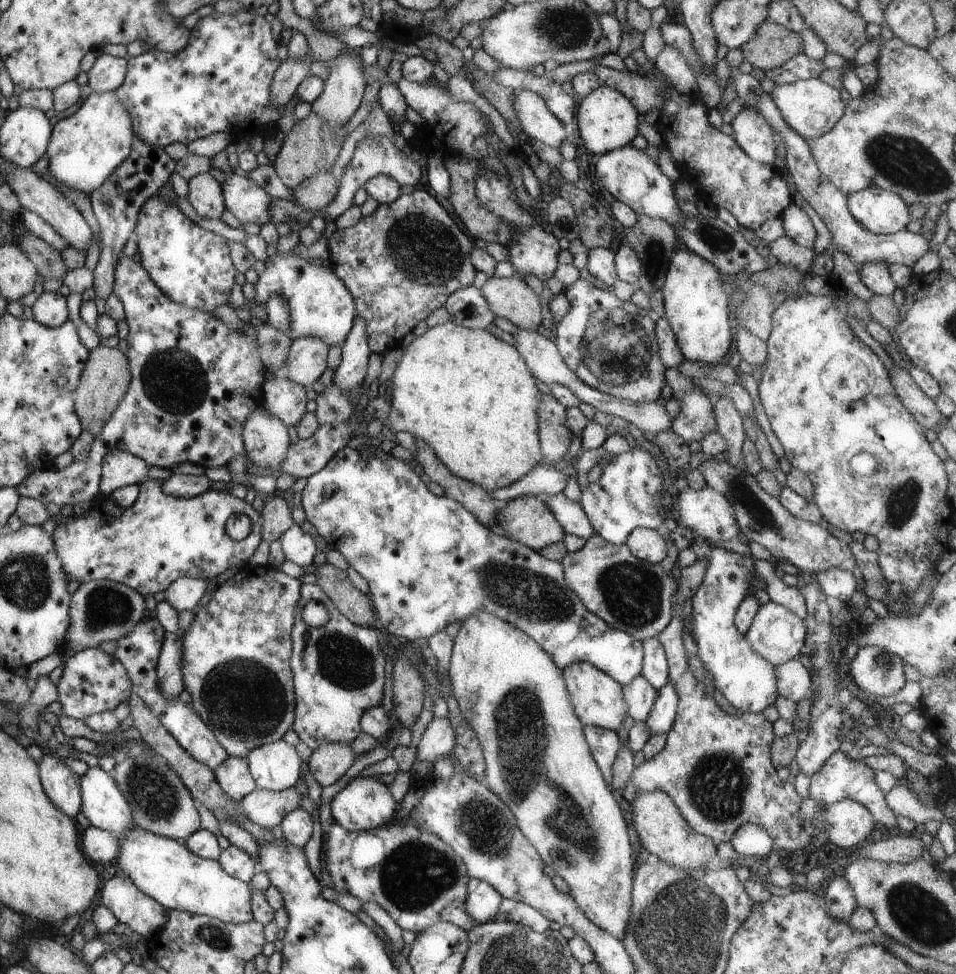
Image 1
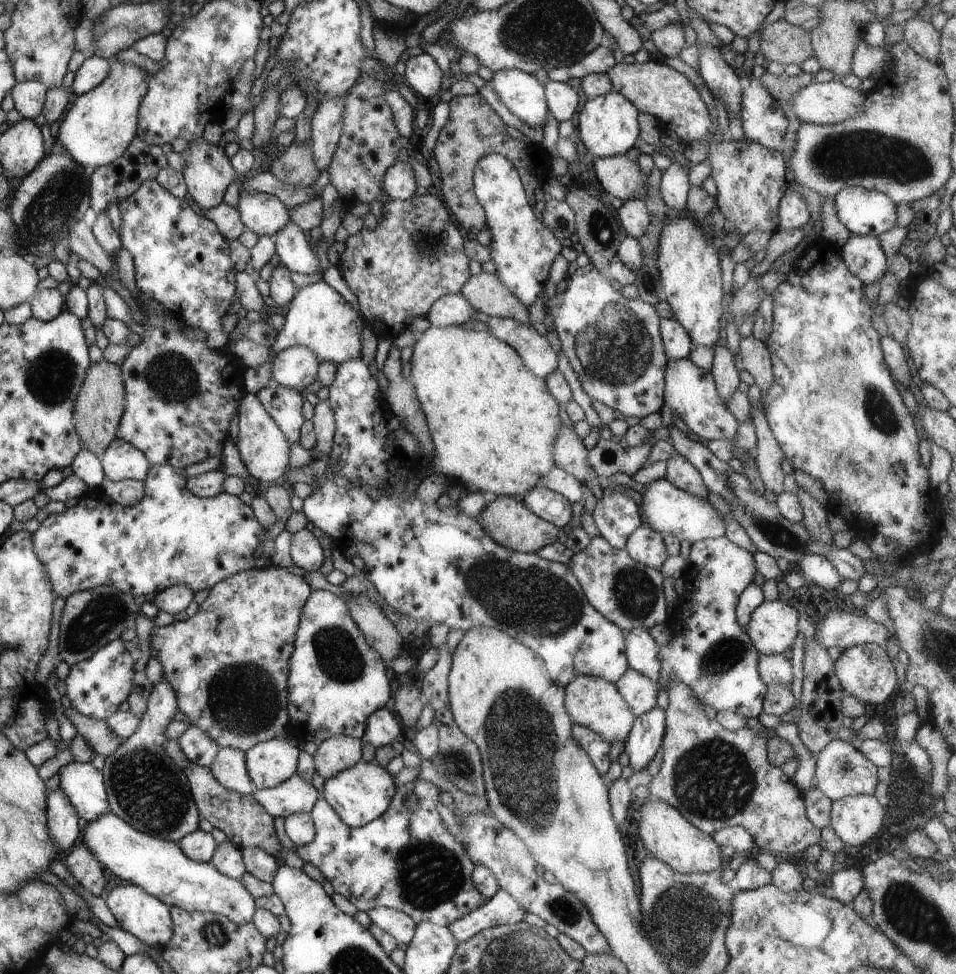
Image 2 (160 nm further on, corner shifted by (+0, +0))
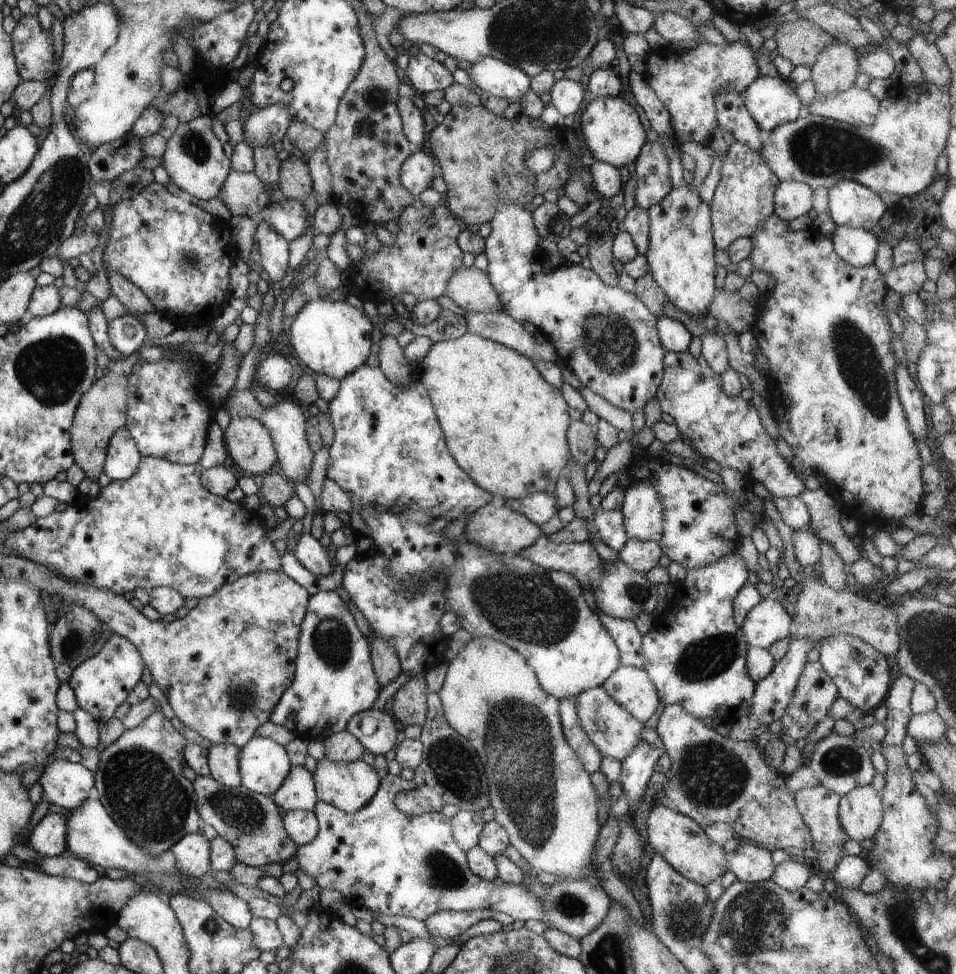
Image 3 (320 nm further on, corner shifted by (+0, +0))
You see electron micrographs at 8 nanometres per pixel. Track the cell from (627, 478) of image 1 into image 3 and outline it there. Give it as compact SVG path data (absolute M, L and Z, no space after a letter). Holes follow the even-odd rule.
M595 509L593 512L594 522L598 529L597 536L618 552L629 539L626 534L624 515L618 509Z

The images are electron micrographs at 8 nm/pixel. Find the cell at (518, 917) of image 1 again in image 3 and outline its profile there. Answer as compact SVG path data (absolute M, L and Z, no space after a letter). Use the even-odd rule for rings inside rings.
M492 910L477 911L440 911L426 917L425 923L429 932L434 936L442 936L443 939L455 939L472 924L483 919L490 919Z

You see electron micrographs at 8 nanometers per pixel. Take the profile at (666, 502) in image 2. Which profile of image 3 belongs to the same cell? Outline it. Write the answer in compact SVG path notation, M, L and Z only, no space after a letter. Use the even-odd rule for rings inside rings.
M642 482L625 490L622 502L629 539L659 542L663 533L663 507L652 482Z

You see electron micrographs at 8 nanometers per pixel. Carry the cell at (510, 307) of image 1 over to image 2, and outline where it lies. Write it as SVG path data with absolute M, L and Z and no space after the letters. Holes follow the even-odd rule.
M482 271L480 274L470 275L459 293L475 311L484 312L489 317L529 322L528 307L512 294L496 273Z

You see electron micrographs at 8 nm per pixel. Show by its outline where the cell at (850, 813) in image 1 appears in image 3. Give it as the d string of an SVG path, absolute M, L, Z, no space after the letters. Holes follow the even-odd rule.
M870 784L857 786L841 796L839 821L847 838L859 843L873 838L881 825L883 806L881 794Z

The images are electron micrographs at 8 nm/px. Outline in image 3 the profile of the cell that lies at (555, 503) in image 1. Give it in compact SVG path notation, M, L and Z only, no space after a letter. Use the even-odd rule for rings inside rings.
M537 492L520 500L505 499L505 505L537 525L548 521L554 514L560 512L555 498L548 492Z

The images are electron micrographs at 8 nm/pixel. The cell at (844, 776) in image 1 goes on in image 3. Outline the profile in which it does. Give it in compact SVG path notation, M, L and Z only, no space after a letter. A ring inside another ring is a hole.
M831 732L814 746L808 767L814 776L820 779L821 784L842 796L857 786L871 784L876 776L876 771L870 759L869 747L860 743L853 735L845 737Z

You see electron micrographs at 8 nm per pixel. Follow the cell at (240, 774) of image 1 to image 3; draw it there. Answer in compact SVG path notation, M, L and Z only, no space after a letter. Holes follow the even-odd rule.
M222 743L212 744L208 749L209 776L225 787L240 785L240 748Z

